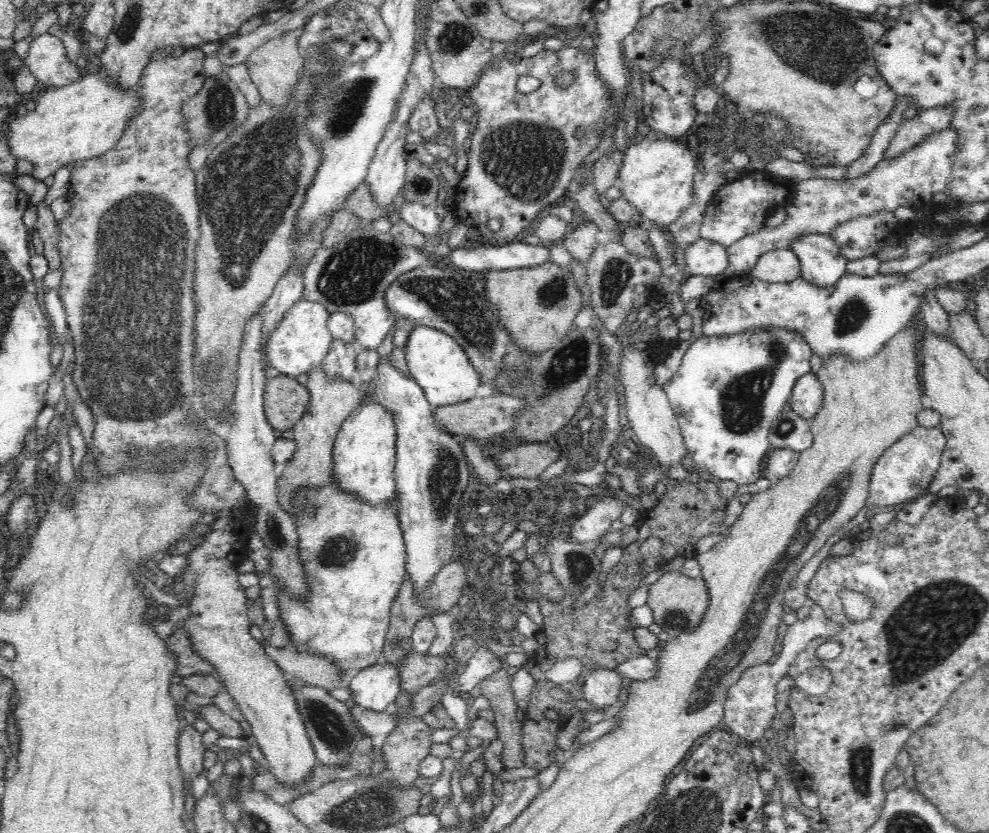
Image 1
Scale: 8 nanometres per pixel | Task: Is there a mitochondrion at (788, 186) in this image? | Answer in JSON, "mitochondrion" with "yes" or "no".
{"mitochondrion":"no"}

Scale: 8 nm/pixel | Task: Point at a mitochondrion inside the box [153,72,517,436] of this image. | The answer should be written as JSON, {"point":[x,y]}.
{"point":[242,219]}

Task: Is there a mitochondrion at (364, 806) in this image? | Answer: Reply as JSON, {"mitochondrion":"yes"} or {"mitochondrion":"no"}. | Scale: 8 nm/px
{"mitochondrion":"yes"}

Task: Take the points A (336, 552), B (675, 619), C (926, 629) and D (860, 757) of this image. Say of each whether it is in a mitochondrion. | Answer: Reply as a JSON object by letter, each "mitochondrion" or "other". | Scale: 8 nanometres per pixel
{"A":"mitochondrion","B":"mitochondrion","C":"mitochondrion","D":"mitochondrion"}

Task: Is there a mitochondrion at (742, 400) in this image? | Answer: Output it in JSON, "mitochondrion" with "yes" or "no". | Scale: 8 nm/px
{"mitochondrion":"yes"}

